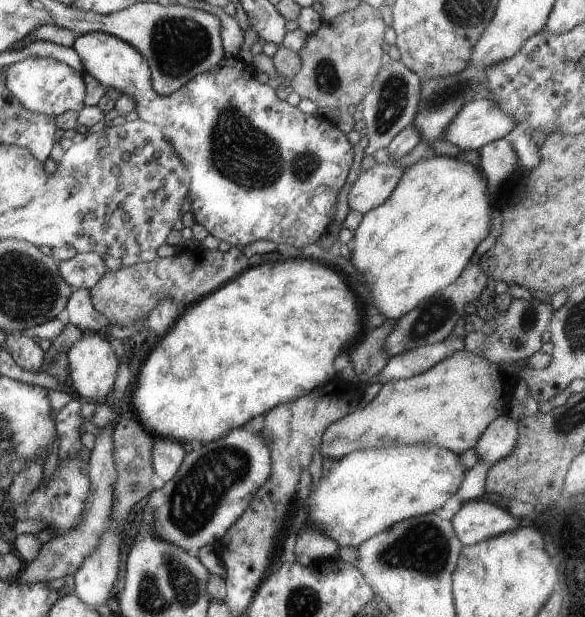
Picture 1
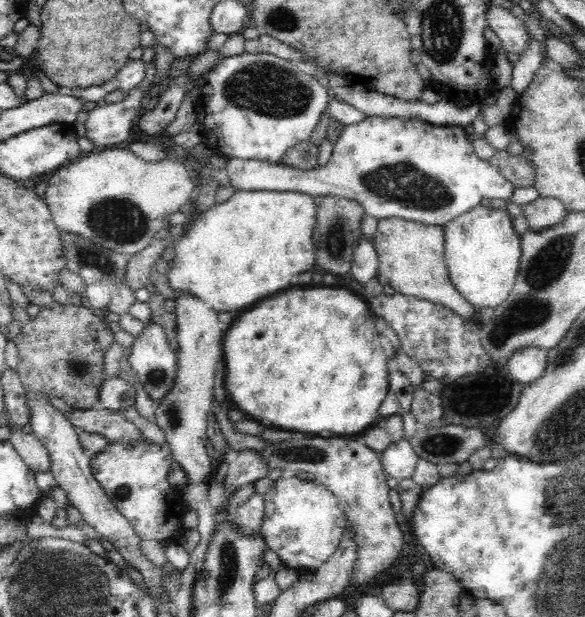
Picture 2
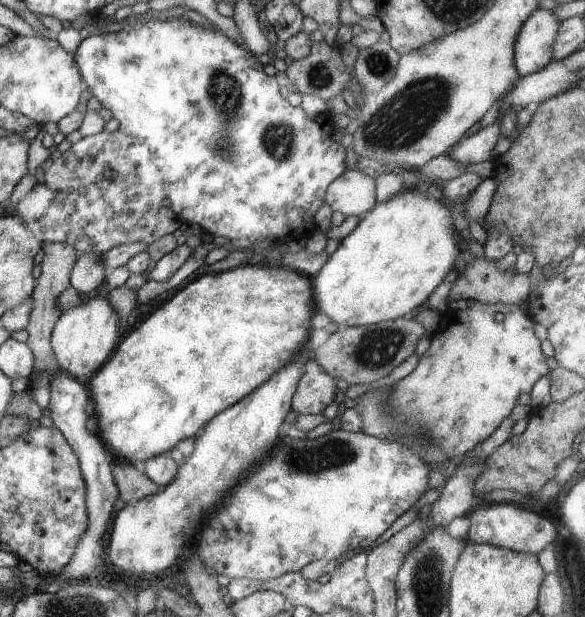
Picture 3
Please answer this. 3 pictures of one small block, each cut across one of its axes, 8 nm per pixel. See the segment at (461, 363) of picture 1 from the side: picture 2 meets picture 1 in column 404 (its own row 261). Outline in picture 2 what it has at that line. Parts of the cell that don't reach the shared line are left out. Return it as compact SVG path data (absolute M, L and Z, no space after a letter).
M400 218L378 219L377 232L370 238L378 253L379 269L377 278L382 285L388 284L396 293L430 300L443 304L465 319L476 320L477 310L456 290L449 279L445 262L444 227L416 223Z

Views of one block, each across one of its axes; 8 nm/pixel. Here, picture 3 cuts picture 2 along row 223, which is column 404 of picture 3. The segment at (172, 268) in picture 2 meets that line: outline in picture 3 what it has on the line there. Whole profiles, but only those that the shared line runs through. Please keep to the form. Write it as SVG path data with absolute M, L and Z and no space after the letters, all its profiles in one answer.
M406 187L386 202L377 202L357 226L343 238L336 251L328 257L314 280L314 308L328 316L328 320L341 328L370 326L410 316L412 310L422 306L434 290L446 280L455 266L458 242L454 236L450 212L440 200L430 198L413 187Z

